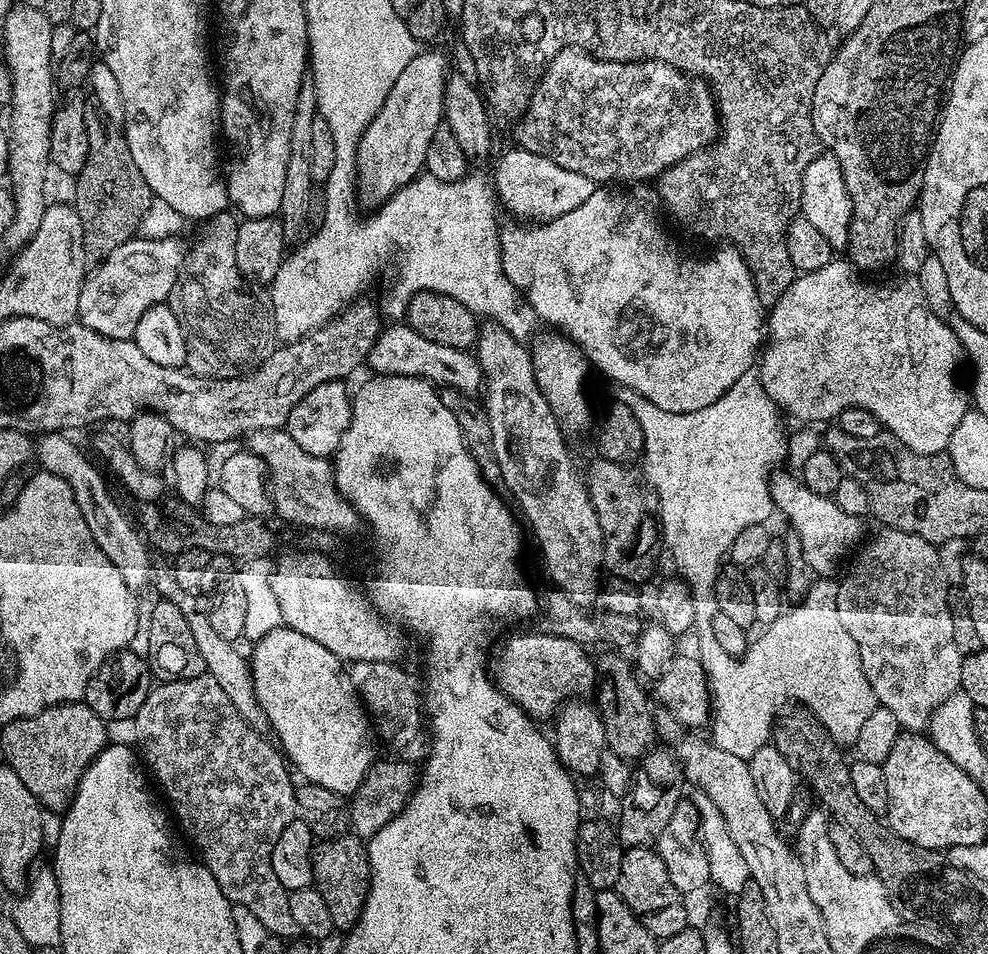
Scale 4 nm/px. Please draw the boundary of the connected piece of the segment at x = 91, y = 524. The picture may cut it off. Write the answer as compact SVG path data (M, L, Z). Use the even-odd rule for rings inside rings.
M63 431L46 432L35 441L34 456L38 464L40 460L39 467L62 478L72 487L72 497L78 506L80 516L85 519L89 532L93 535L94 542L101 548L106 558L118 568L126 586L133 590L140 590L147 584L149 587L154 576L152 560L148 557L149 545L133 521L131 520L131 524L127 514L116 505L112 492L99 470L87 460L85 454L80 452L79 446L68 436L71 435Z

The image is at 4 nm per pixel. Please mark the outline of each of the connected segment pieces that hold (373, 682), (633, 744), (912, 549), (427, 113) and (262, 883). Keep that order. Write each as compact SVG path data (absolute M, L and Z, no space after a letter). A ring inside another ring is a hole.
M354 662L348 668L348 677L356 688L364 710L368 713L375 735L384 739L391 755L398 760L420 762L426 756L426 717L422 707L422 688L408 672L393 662Z
M616 650L604 653L606 654L601 660L595 661L595 666L598 673L598 694L600 692L598 711L602 726L605 727L607 751L618 754L618 758L623 760L636 762L657 743L656 716L648 705L648 696L639 684L641 681L633 665Z
M888 532L884 536L880 536L860 558L856 570L851 574L843 573L842 579L839 581L838 598L836 604L839 607L838 622L849 631L849 634L858 644L858 652L861 654L862 670L865 671L866 679L873 687L874 694L877 696L879 707L890 710L890 714L894 714L894 718L898 718L901 729L909 732L923 733L927 729L928 724L932 721L934 710L938 710L938 706L942 706L942 702L946 702L946 698L950 698L950 694L960 691L960 675L962 674L962 657L958 650L958 645L954 643L954 618L950 618L950 610L948 609L948 593L950 586L946 582L943 570L941 568L938 548L930 542L926 542L920 536L906 536L906 534L898 534L898 532Z
M420 51L402 70L398 82L390 86L382 110L366 126L366 134L358 142L356 151L356 191L359 199L368 206L379 206L402 186L424 172L426 150L434 130L444 119L444 91L450 75L448 60L440 52Z
M207 674L157 683L132 717L130 727L136 735L135 747L142 753L147 771L154 780L156 775L162 796L164 791L163 799L172 803L175 823L184 827L185 834L192 839L191 847L204 852L202 862L210 874L214 874L214 882L222 886L222 894L226 894L235 907L250 910L258 922L266 926L270 936L295 937L296 923L290 915L288 891L282 882L278 882L272 865L272 851L274 842L278 842L278 834L282 834L288 823L298 816L293 773L281 753L275 747L272 749L264 741L265 737L241 718L226 696L226 690L222 690L222 686Z

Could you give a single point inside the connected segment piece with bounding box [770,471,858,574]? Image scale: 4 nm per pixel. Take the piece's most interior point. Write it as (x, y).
(819, 522)

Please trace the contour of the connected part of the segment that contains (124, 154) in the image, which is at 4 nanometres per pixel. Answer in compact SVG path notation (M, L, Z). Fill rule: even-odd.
M89 99L84 109L90 154L86 154L86 166L82 166L74 178L74 207L78 218L82 218L85 253L99 262L139 233L143 216L150 210L153 194L150 186L146 186L146 178L142 178L142 170L138 170L134 163L123 131L104 116L102 106L98 106L96 100Z

